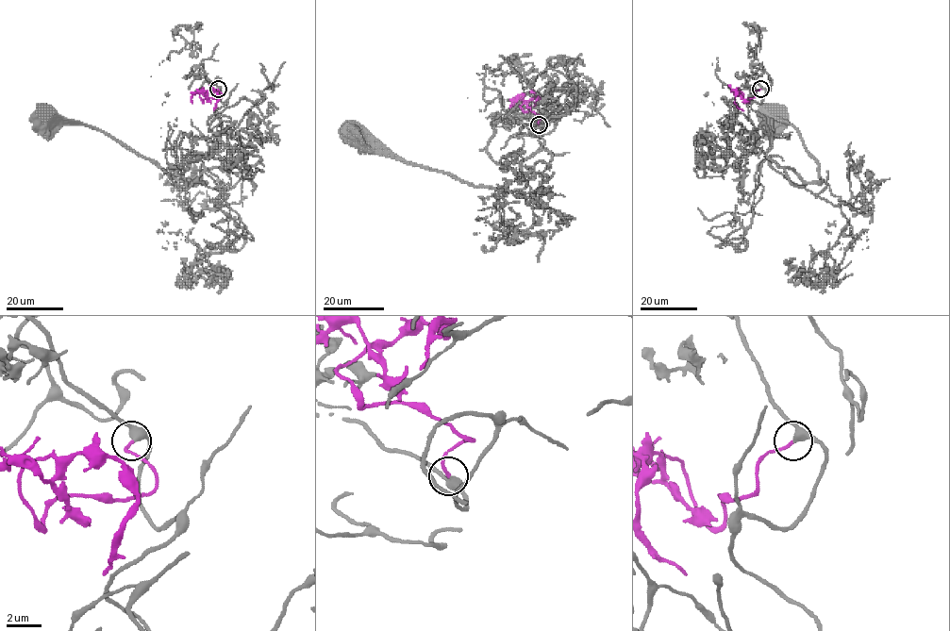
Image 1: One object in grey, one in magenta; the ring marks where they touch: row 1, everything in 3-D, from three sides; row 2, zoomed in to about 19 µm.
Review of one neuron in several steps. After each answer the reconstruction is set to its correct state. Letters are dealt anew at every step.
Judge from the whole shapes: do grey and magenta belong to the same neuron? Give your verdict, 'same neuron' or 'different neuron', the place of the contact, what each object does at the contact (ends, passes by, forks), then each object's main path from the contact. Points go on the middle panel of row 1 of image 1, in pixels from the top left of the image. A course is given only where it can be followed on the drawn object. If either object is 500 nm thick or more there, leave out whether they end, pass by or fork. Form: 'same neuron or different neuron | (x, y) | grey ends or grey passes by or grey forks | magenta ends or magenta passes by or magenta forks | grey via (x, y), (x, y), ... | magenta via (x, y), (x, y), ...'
same neuron | (539, 124) | grey passes by | magenta ends | grey via (539, 124), (545, 114), (523, 189), (498, 190), (351, 135) | magenta via (539, 124), (542, 118), (524, 112), (519, 107), (540, 97), (534, 107)

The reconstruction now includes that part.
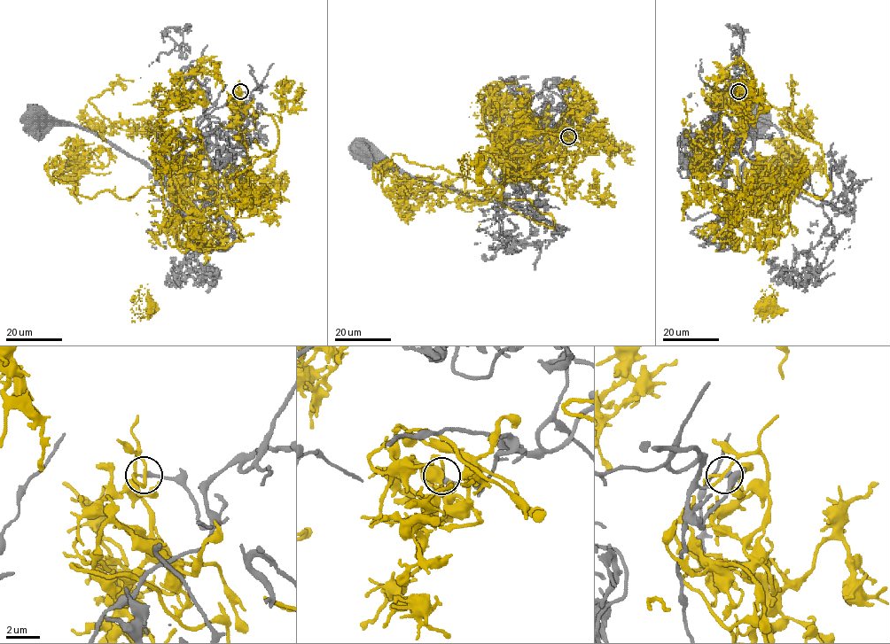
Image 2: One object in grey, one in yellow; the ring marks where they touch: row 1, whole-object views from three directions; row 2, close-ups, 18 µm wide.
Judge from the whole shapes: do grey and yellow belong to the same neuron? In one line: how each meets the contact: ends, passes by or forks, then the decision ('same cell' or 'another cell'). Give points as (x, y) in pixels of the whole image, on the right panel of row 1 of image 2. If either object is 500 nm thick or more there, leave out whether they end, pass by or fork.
grey ends | yellow passes by | another cell

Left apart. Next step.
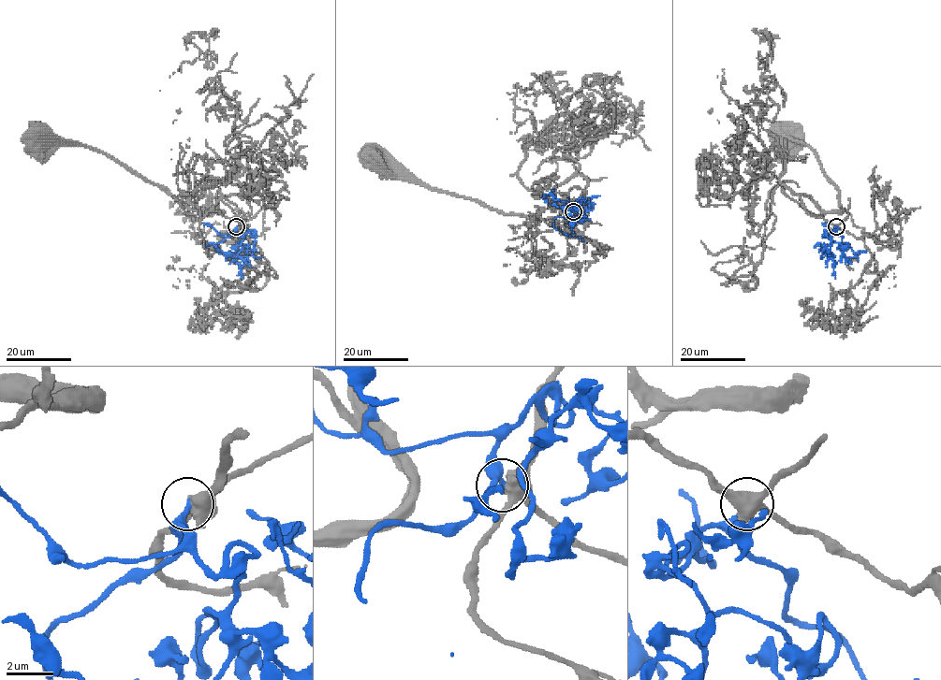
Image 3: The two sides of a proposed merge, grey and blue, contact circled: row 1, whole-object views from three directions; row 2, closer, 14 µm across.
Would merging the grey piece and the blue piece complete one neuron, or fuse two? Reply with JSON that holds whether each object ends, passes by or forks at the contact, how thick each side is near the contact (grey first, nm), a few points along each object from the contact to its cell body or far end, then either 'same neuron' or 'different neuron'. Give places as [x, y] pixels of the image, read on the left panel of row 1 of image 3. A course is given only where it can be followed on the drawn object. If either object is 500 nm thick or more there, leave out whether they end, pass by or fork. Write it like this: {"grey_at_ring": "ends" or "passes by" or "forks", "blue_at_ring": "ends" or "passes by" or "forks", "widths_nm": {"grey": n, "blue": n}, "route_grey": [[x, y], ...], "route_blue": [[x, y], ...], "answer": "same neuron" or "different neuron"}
{"grey_at_ring": "forks", "blue_at_ring": "ends", "widths_nm": {"grey": 440, "blue": 280}, "route_grey": [[236, 226], [251, 212], [244, 197], [222, 196], [215, 211], [223, 210], [193, 210], [103, 153], [35, 139]], "route_blue": [[236, 226], [235, 232], [243, 236], [238, 249], [239, 242], [247, 257], [235, 255], [237, 261]], "answer": "same neuron"}

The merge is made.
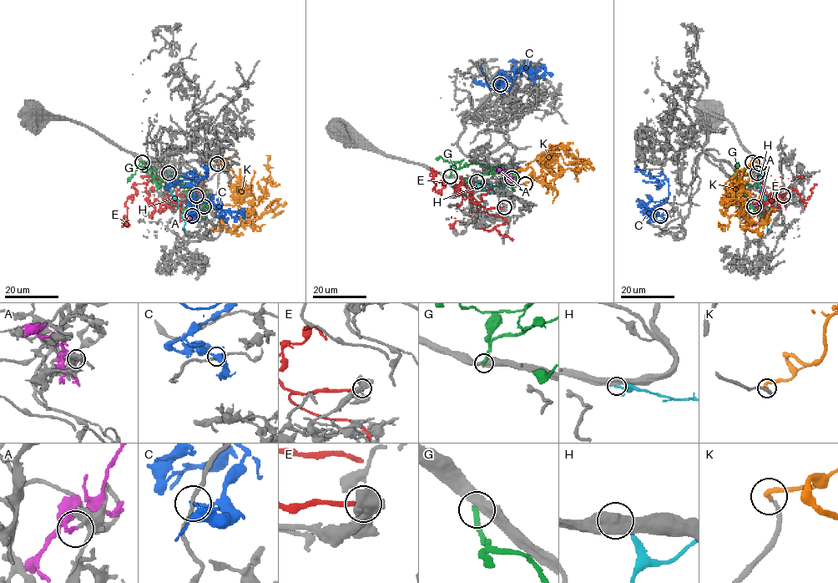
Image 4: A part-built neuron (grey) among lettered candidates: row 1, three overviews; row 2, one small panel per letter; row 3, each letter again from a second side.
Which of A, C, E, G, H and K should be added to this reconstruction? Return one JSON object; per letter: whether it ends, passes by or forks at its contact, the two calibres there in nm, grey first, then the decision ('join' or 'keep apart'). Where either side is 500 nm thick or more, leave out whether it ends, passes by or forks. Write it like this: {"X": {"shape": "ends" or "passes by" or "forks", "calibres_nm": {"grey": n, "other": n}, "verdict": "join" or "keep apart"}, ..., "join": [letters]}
{"A": {"shape": "ends", "calibres_nm": {"grey": 400, "other": 280}, "verdict": "keep apart"}, "C": {"shape": "passes by", "calibres_nm": {"grey": 200, "other": 190}, "verdict": "join"}, "E": {"calibres_nm": {"grey": 500, "other": 280}, "verdict": "keep apart"}, "G": {"shape": "ends", "calibres_nm": {"grey": 480, "other": 280}, "verdict": "keep apart"}, "H": {"calibres_nm": {"grey": 650, "other": 260}, "verdict": "keep apart"}, "K": {"shape": "ends", "calibres_nm": {"grey": 200, "other": 240}, "verdict": "join"}, "join": ["C", "K"]}

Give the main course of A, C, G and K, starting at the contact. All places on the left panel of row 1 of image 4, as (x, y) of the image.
A: (204, 206), (202, 205), (199, 210), (193, 215), (191, 220)
C: (192, 215), (199, 211), (188, 204), (194, 180), (184, 174), (205, 175), (193, 184), (165, 189)
G: (142, 162), (143, 167), (167, 184), (185, 184), (195, 203), (209, 208), (199, 216), (206, 218)
K: (217, 164), (224, 161), (254, 197), (255, 215), (233, 231), (254, 222), (269, 207), (275, 215), (283, 210)

